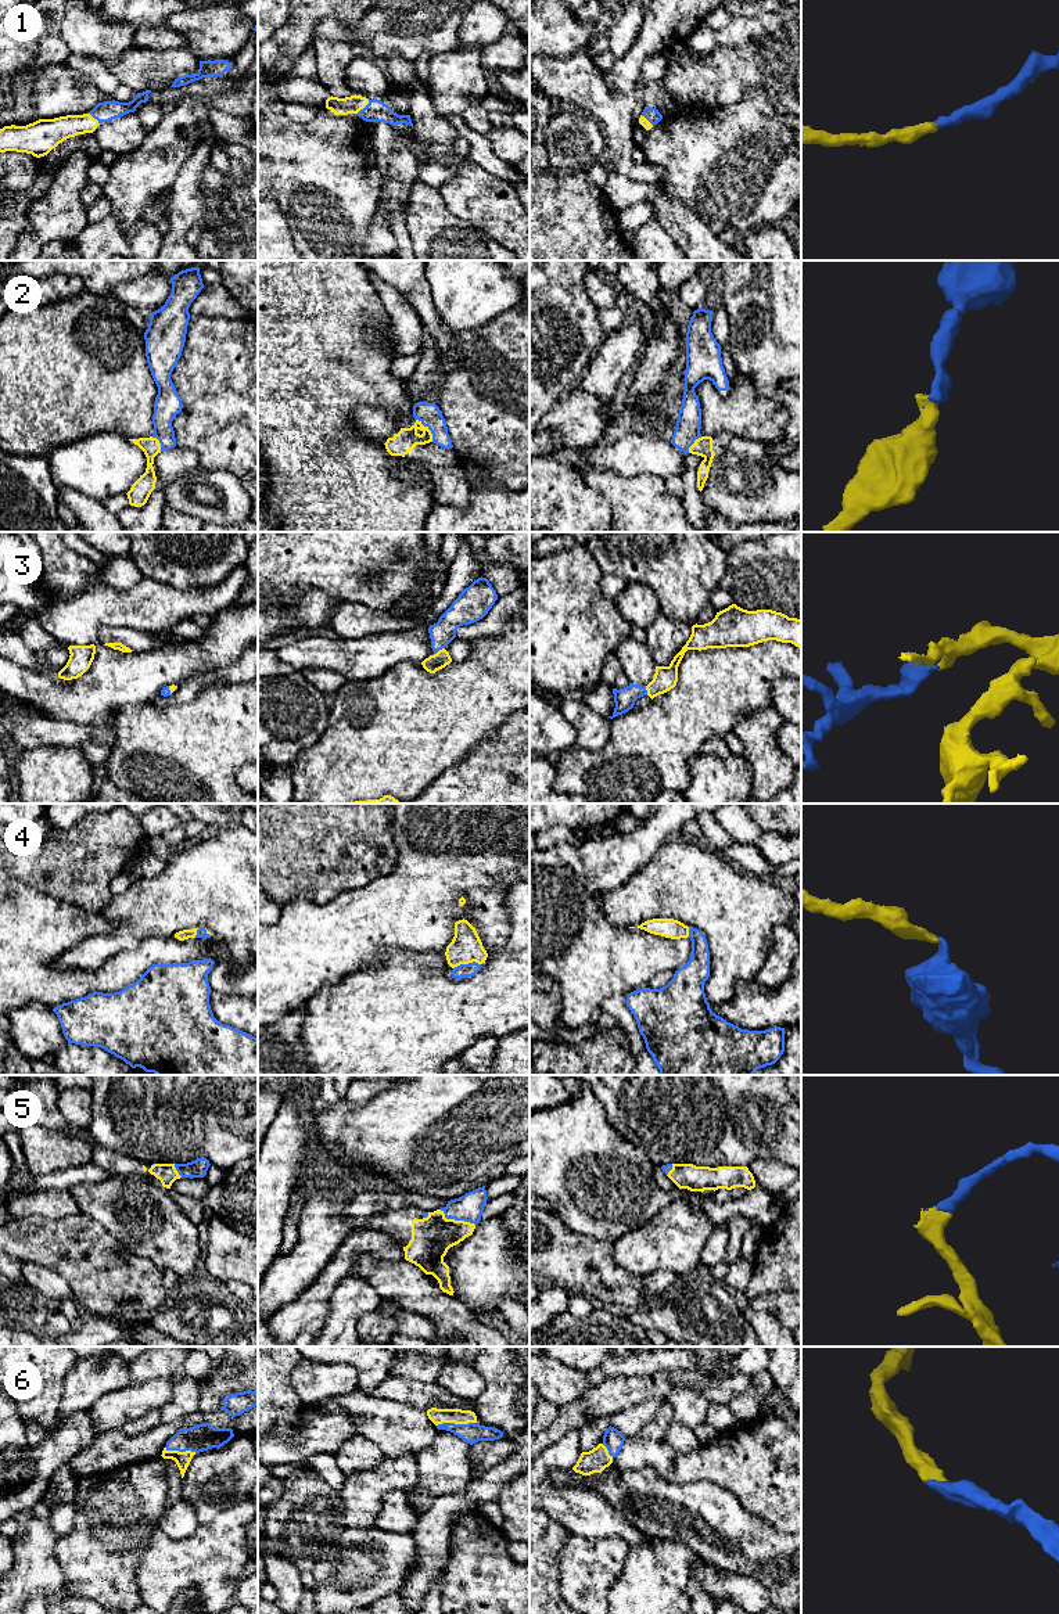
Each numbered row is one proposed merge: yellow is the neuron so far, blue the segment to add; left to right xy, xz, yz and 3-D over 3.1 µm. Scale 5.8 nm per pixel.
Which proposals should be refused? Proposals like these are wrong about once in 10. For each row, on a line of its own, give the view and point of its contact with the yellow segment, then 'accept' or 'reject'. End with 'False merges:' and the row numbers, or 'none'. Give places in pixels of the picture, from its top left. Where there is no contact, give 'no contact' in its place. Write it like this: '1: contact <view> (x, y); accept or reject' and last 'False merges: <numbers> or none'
1: contact xz (363, 107); accept
2: contact xz (429, 430); accept
3: contact xz (440, 650); accept
4: contact xz (466, 963); accept
5: contact xz (456, 1221); accept
6: contact xz (455, 1423); accept
False merges: none

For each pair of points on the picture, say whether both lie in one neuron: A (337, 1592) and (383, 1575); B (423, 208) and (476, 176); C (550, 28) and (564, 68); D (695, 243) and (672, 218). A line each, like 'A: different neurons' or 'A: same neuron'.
A: same neuron
B: different neurons
C: different neurons
D: same neuron

